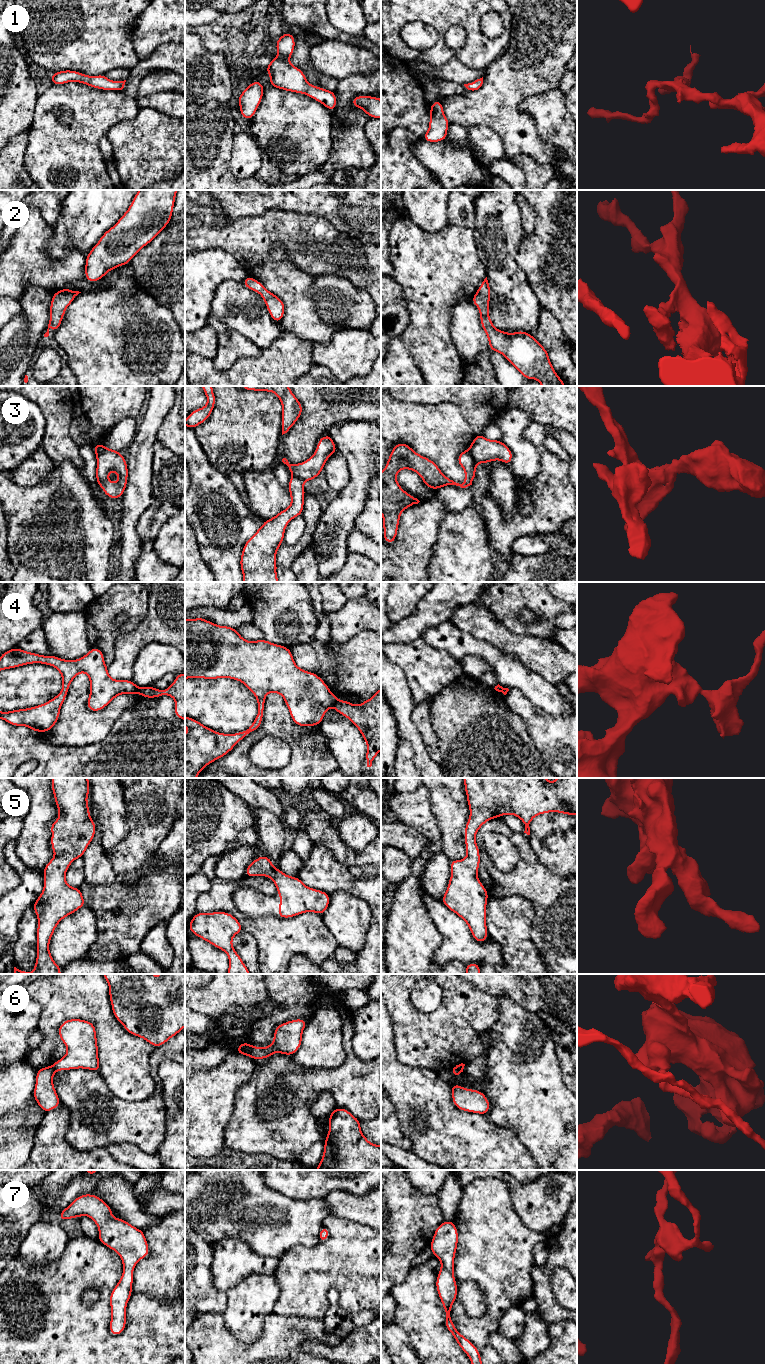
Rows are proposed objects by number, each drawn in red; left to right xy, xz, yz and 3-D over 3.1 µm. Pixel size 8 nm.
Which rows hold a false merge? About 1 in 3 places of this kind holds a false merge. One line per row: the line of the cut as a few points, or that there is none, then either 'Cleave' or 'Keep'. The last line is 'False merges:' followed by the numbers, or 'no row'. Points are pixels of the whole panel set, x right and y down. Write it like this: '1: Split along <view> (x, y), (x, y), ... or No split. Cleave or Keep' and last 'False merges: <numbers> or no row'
1: No split. Keep
2: No split. Keep
3: Split along yz (468, 449), (476, 463). Cleave
4: Split along xy (139, 688), (137, 693). Cleave
5: No split. Keep
6: Split along xz (251, 1046), (248, 1055). Cleave
7: No split. Keep
False merges: 3, 4, 6

